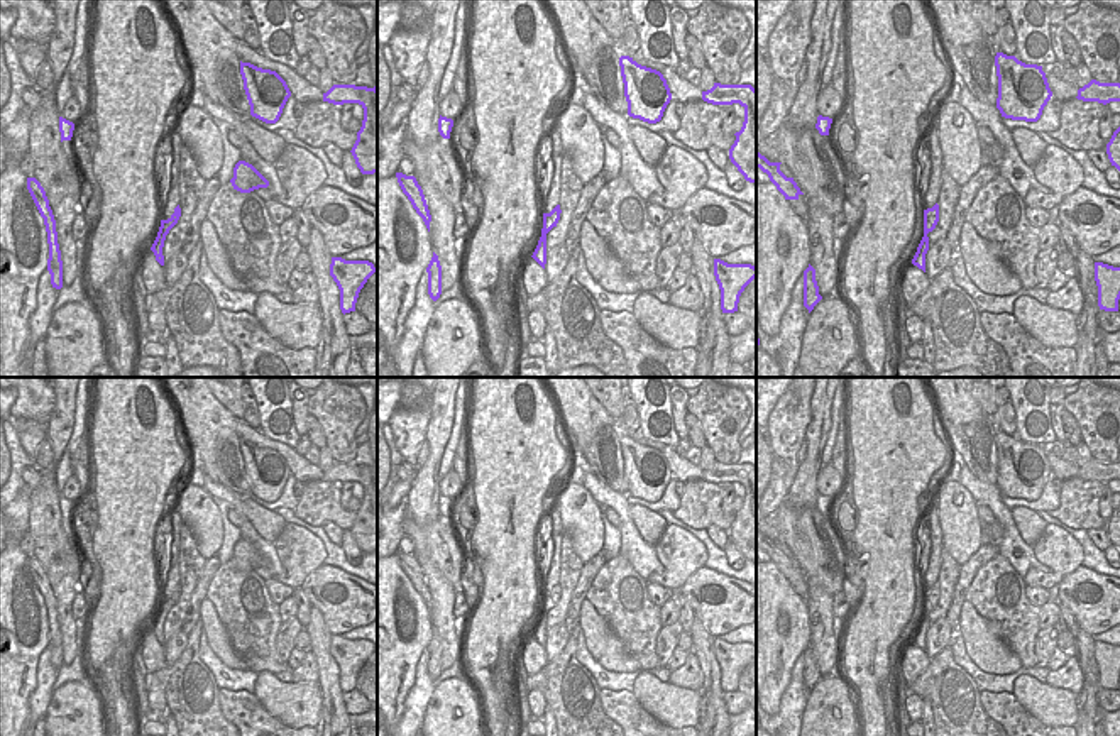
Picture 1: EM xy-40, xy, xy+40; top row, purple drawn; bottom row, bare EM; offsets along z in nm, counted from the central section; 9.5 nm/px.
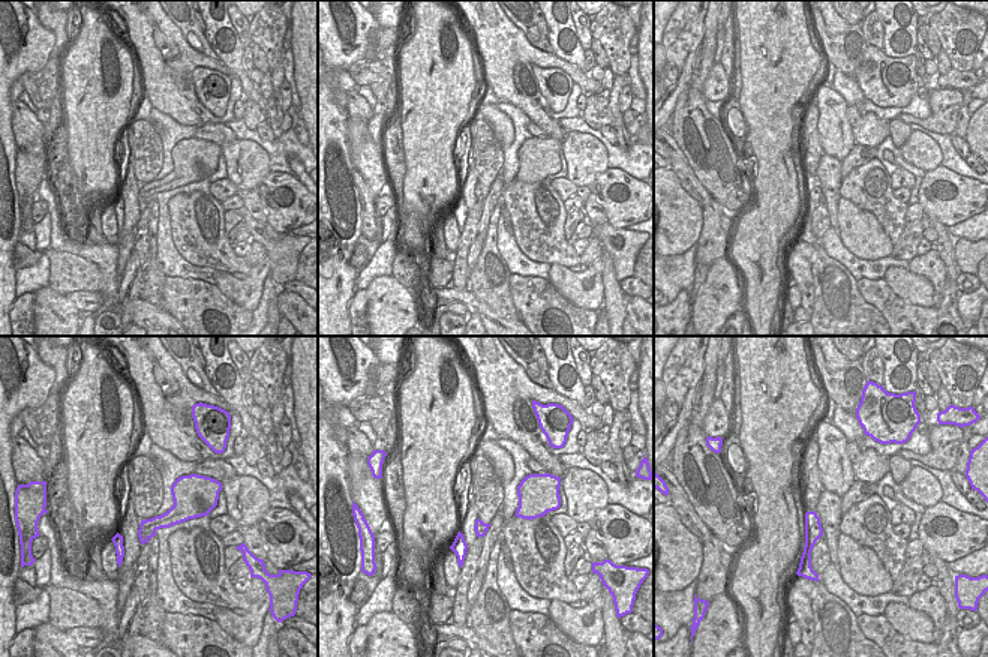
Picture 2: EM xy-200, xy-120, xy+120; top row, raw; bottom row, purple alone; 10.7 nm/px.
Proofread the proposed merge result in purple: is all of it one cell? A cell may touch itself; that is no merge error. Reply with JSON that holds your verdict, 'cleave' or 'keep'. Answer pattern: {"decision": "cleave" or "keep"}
{"decision": "cleave"}

